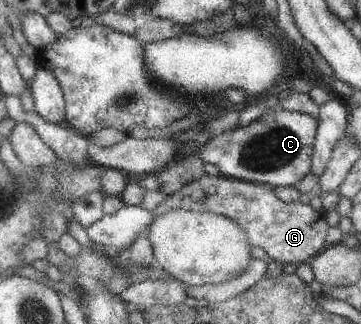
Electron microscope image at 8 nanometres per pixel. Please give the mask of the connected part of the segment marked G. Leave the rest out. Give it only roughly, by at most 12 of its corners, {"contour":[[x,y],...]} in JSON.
{"contour":[[204,173],[151,212],[229,217],[252,247],[299,265],[327,247],[310,204]]}

